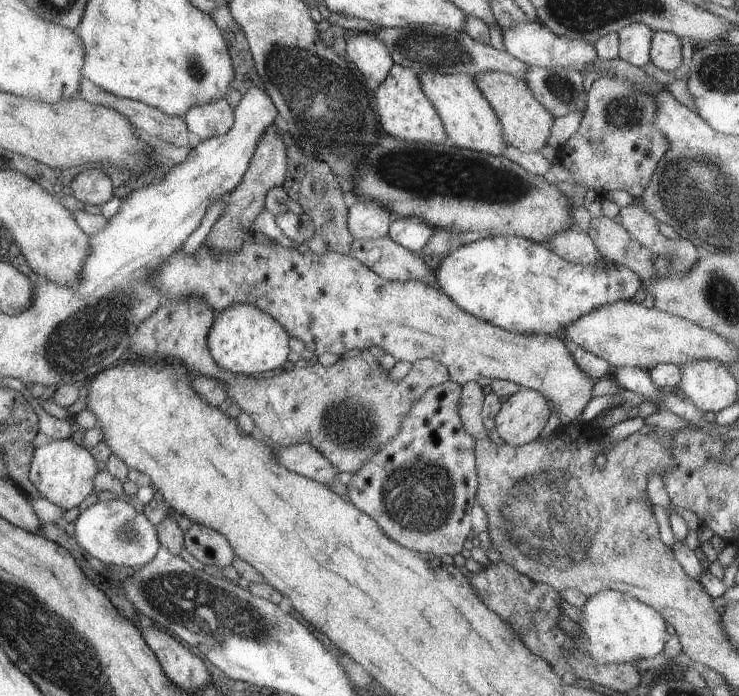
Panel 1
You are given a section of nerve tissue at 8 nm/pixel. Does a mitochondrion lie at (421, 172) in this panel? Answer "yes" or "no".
yes

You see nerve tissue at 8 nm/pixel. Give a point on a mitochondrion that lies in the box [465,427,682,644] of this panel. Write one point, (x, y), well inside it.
(542, 529)

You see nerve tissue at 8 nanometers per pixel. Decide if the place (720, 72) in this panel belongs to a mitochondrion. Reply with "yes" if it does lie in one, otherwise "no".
yes

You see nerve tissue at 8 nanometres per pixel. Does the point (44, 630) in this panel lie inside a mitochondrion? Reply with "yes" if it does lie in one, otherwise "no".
yes

